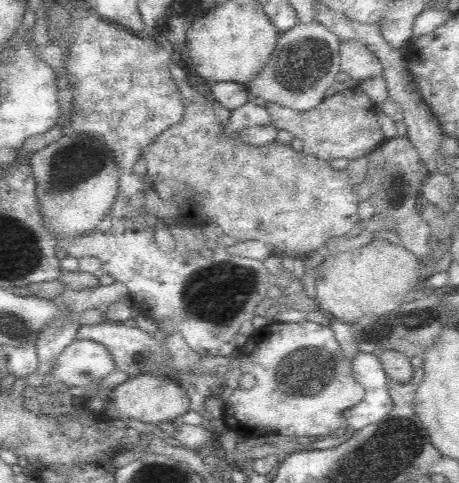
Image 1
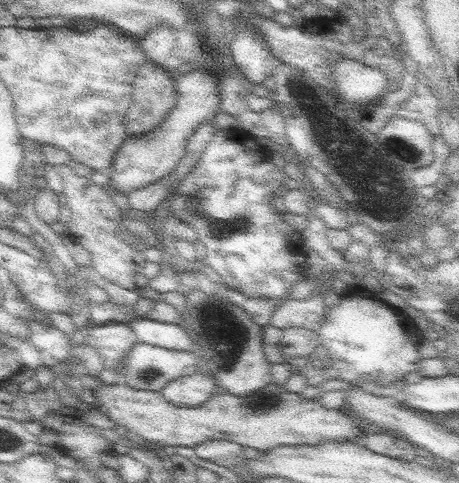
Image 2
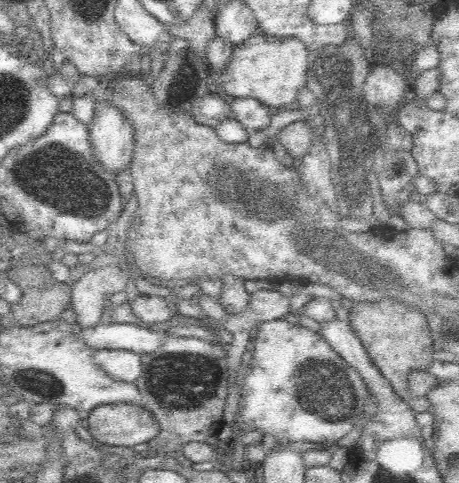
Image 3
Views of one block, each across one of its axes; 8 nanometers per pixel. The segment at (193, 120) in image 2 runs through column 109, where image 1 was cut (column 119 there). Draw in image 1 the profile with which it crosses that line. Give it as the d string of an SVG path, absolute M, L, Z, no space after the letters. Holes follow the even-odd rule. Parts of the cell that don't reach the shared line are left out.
M62 136L58 142L48 144L48 148L34 152L30 156L30 166L36 180L36 198L42 220L56 240L84 236L96 230L118 198L122 174L118 160L114 152L94 136Z

